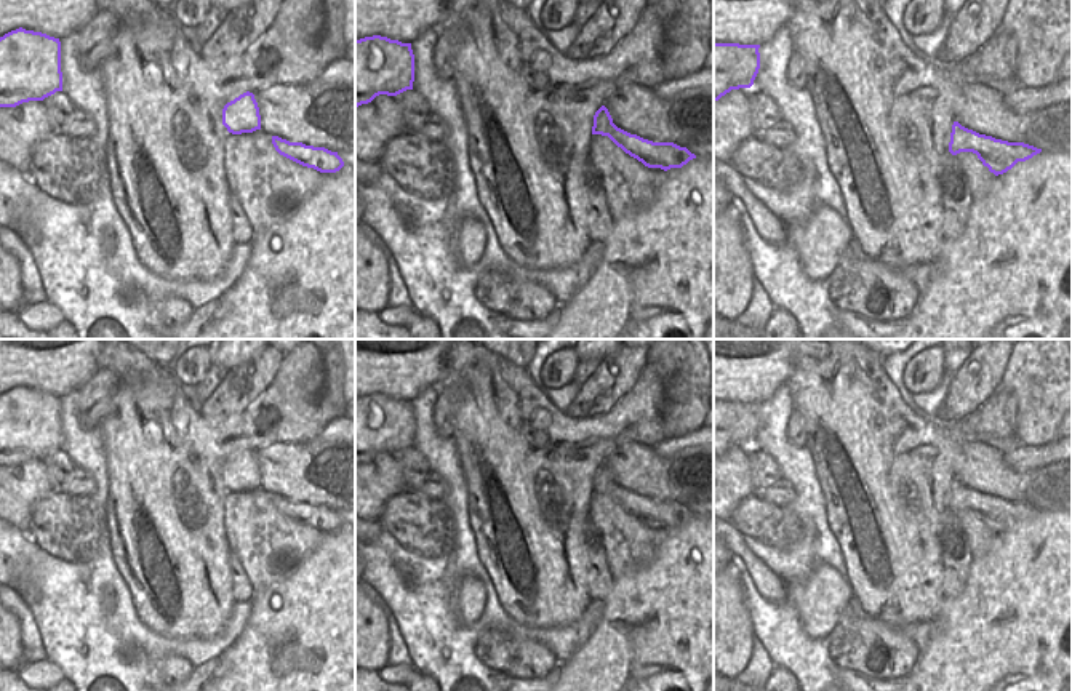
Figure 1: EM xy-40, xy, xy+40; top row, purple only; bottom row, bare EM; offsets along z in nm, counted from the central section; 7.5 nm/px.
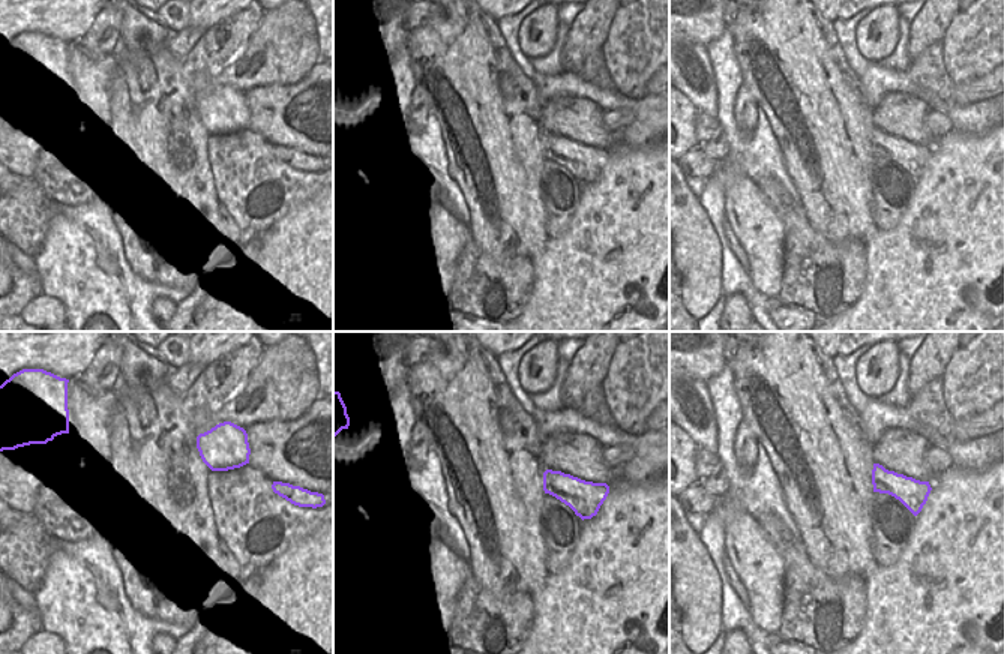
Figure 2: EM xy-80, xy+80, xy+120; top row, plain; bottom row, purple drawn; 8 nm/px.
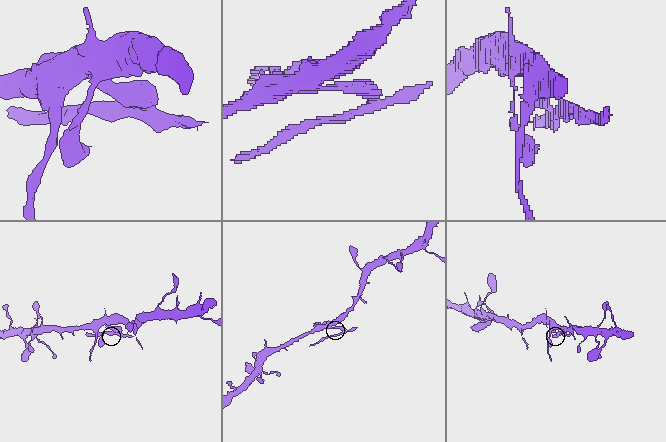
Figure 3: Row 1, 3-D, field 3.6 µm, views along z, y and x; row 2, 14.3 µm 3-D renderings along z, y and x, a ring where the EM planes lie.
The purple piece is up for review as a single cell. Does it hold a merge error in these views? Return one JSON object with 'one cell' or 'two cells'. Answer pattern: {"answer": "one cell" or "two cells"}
{"answer": "two cells"}

